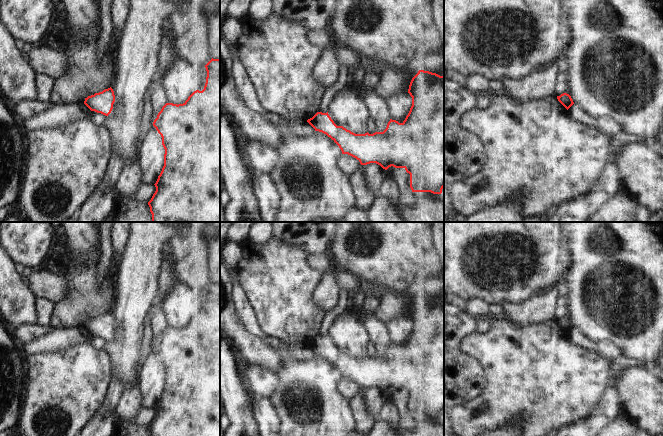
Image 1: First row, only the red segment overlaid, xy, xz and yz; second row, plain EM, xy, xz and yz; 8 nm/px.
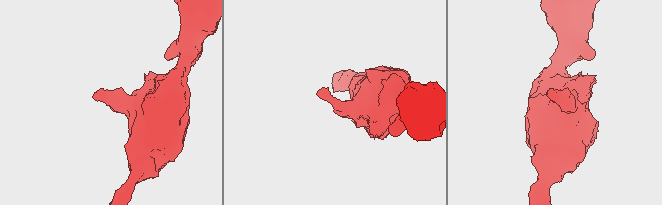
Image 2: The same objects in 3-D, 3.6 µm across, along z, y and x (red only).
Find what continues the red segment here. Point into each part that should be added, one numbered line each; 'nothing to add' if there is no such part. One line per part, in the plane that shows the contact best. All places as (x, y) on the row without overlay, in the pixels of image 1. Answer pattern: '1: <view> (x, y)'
nothing to add

